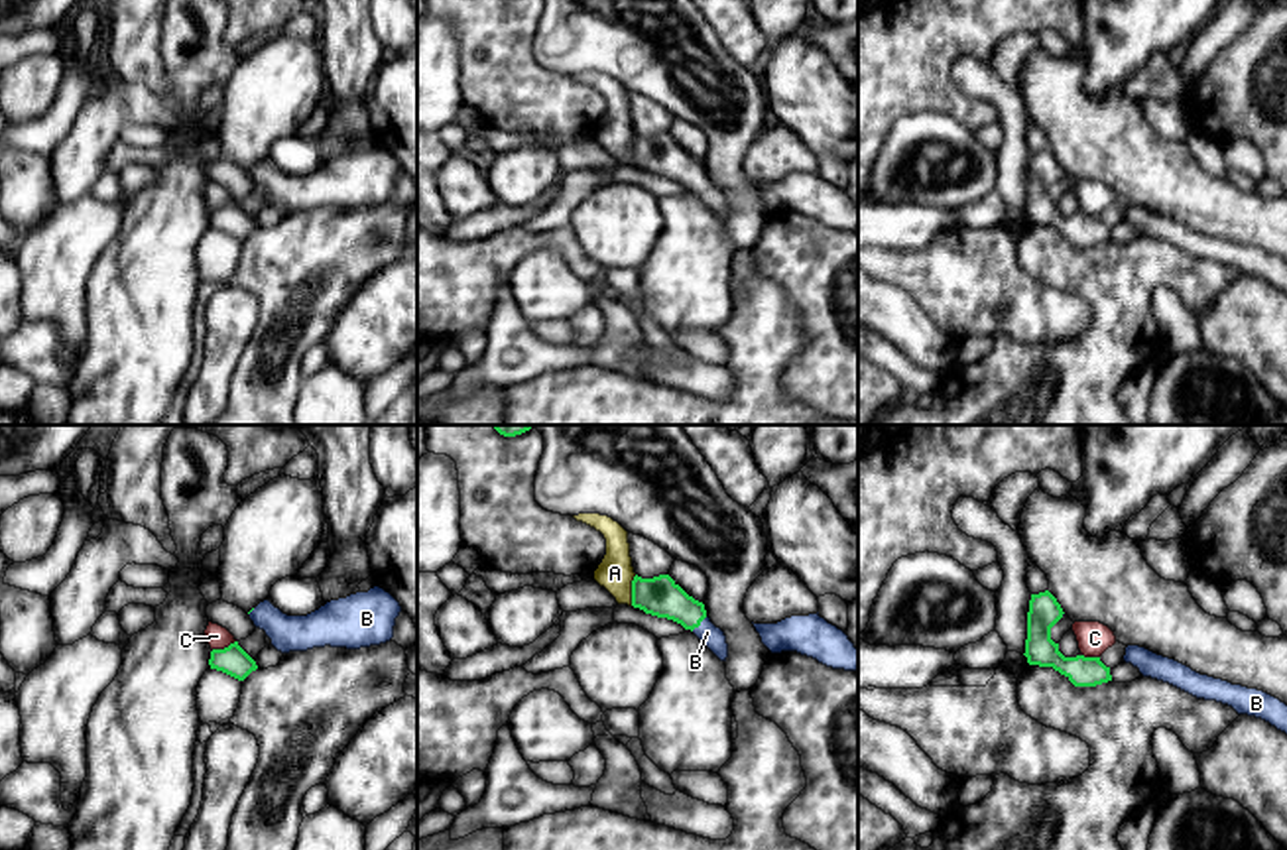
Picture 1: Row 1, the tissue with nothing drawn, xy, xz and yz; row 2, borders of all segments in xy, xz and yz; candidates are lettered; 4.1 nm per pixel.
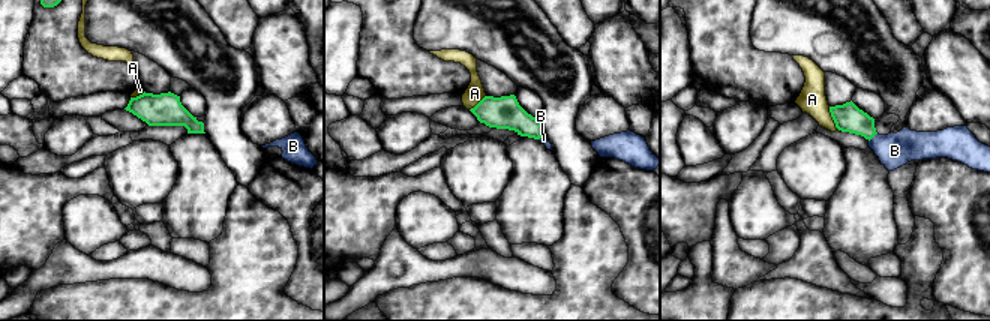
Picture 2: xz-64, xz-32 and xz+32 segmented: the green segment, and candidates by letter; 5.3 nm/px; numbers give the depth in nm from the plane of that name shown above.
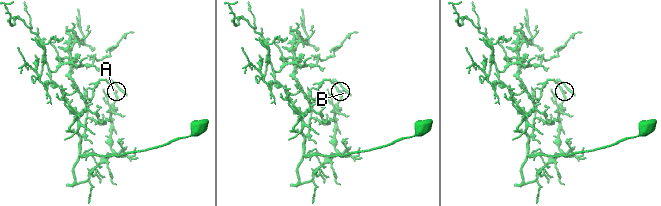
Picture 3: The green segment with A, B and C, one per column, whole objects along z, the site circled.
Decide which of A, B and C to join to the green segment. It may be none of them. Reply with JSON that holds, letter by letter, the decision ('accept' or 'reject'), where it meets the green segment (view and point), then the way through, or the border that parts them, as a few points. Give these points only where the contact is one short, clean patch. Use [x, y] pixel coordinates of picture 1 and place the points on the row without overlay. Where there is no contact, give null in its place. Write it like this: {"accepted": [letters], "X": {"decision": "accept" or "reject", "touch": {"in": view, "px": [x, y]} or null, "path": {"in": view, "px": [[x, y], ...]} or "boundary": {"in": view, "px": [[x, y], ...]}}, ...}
{"accepted": ["B"], "A": {"decision": "reject", "touch": {"in": "xz", "px": [632, 150]}}, "B": {"decision": "accept", "touch": {"in": "xz", "px": [699, 183]}, "path": {"in": "xz", "px": [[660, 156], [683, 168], [699, 183], [707, 191]]}}, "C": {"decision": "reject", "touch": {"in": "xy", "px": [225, 207]}, "boundary": {"in": "xy", "px": [[235, 199], [213, 209]]}}}

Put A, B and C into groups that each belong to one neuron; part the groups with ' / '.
A C / B

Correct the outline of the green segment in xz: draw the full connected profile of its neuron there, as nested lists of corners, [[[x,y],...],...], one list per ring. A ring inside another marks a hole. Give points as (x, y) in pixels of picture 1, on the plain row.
[[[669,134],[634,136],[632,165],[691,189],[720,220],[728,216],[726,195],[706,175],[705,163],[689,155]]]

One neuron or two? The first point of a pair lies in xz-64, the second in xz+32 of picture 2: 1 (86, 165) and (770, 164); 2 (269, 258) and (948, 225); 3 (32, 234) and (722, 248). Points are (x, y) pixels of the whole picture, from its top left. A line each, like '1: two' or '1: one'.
1: one
2: two
3: two

